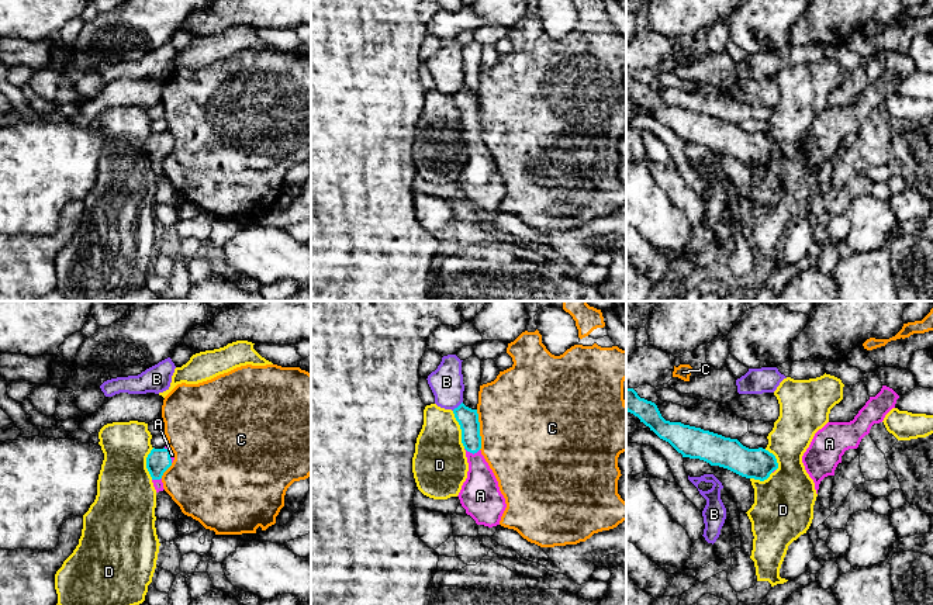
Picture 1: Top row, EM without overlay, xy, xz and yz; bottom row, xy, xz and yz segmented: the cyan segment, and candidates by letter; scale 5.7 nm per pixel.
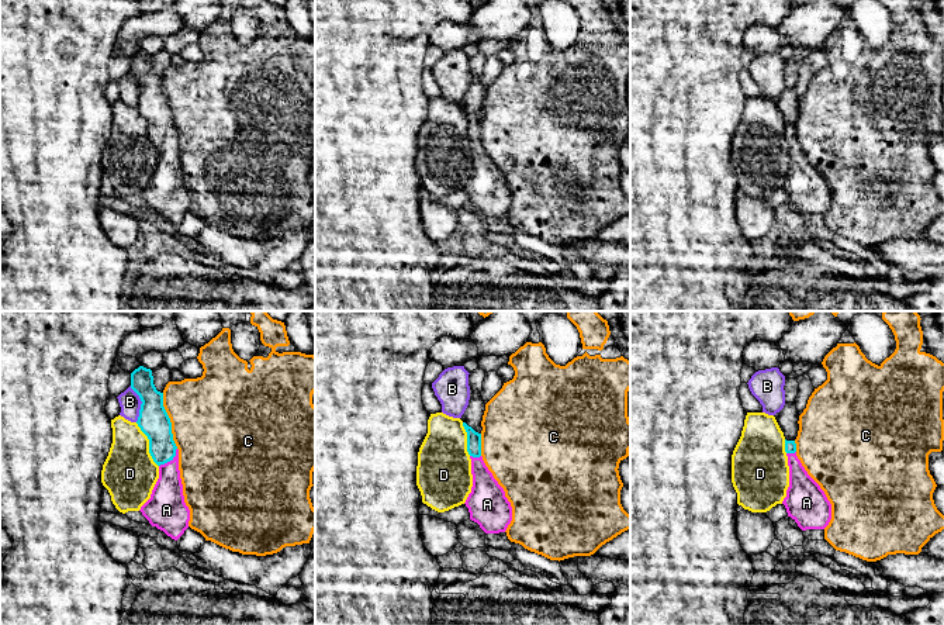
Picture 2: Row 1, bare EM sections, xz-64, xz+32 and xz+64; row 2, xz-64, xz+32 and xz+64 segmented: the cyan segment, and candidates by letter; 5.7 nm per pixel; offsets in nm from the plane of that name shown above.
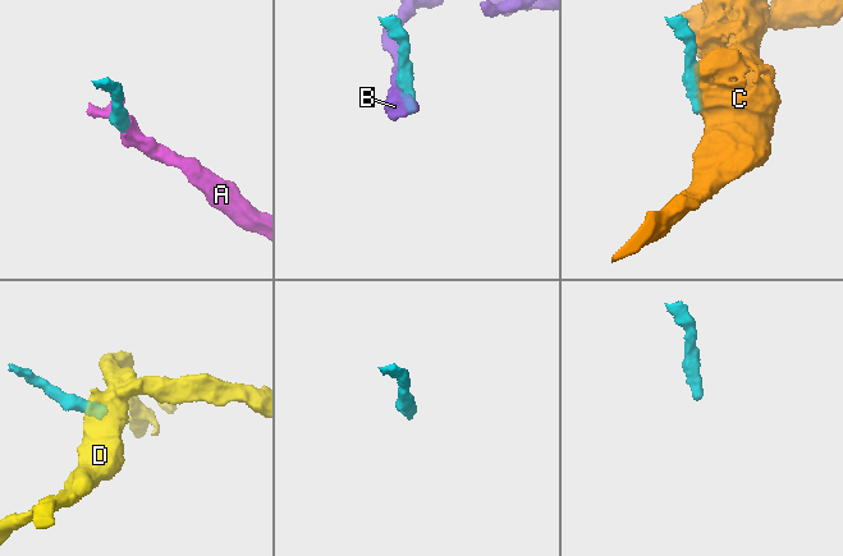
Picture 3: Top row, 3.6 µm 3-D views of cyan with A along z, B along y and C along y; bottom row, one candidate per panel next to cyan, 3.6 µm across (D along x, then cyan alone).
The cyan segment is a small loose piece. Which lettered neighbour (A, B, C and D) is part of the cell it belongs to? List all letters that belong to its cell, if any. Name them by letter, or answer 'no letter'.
A

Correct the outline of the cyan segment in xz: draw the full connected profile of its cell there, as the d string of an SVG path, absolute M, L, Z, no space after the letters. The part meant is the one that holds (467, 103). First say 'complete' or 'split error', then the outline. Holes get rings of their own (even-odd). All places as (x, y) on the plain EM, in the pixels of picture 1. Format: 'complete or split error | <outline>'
split error | M462 87L453 94L453 98L462 114L462 128L469 148L467 163L457 182L466 198L477 210L497 211L507 189L498 166L480 135L481 121L477 94Z

